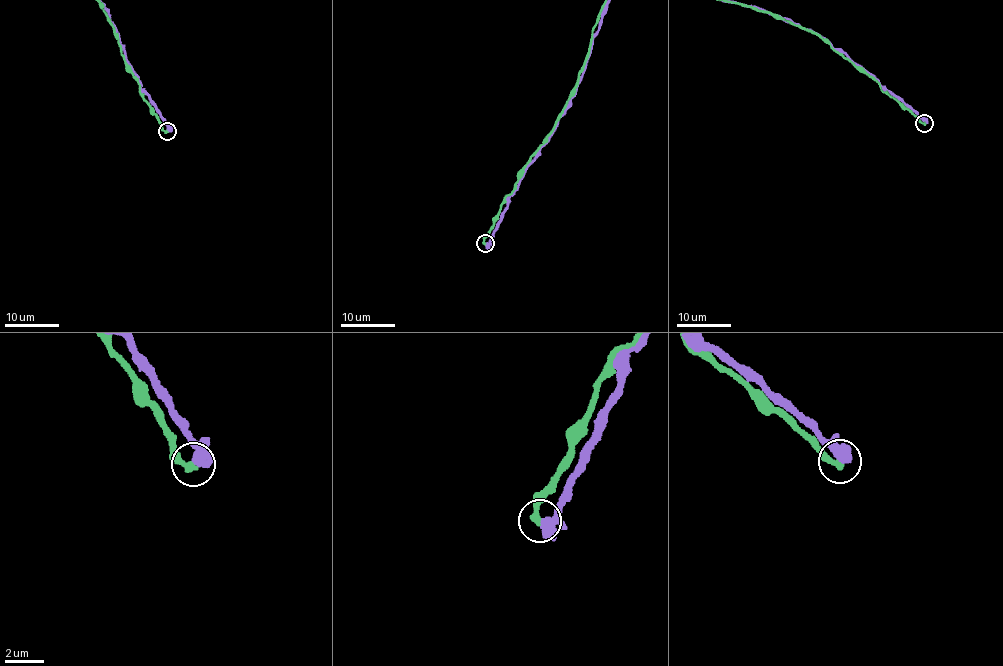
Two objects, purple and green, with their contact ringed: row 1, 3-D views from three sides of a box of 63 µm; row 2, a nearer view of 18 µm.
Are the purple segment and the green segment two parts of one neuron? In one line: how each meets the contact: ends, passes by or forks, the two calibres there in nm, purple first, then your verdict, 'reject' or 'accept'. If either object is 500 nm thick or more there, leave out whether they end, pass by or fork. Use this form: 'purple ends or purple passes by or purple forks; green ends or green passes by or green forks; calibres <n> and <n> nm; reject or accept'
calibres 500 and 300 nm; reject

